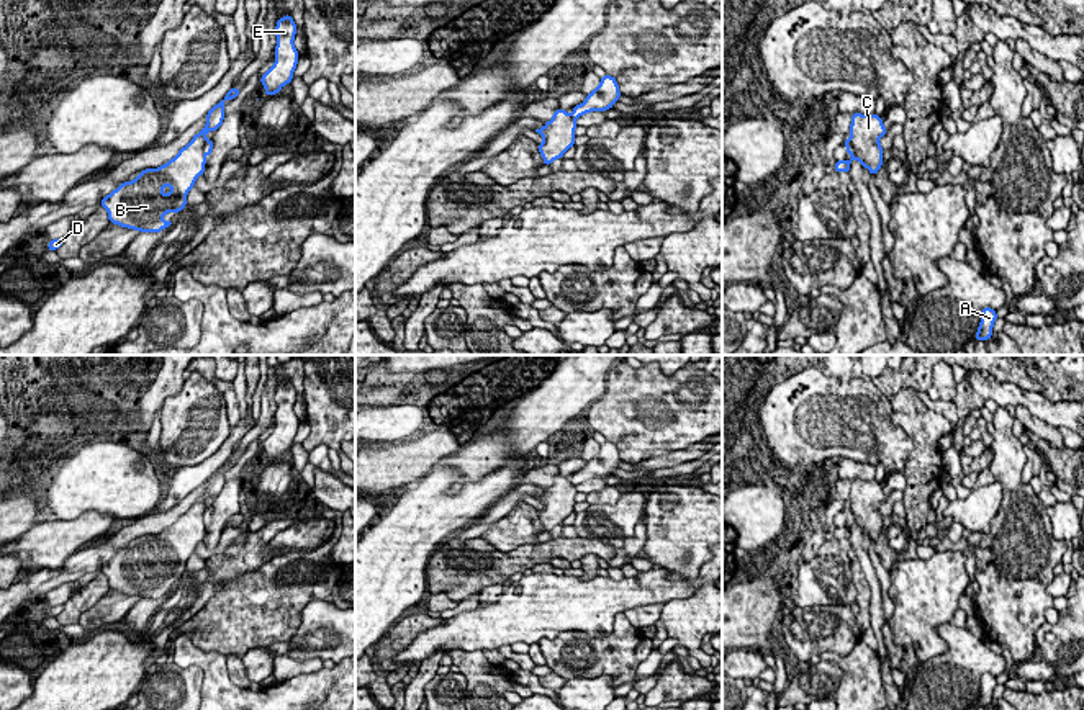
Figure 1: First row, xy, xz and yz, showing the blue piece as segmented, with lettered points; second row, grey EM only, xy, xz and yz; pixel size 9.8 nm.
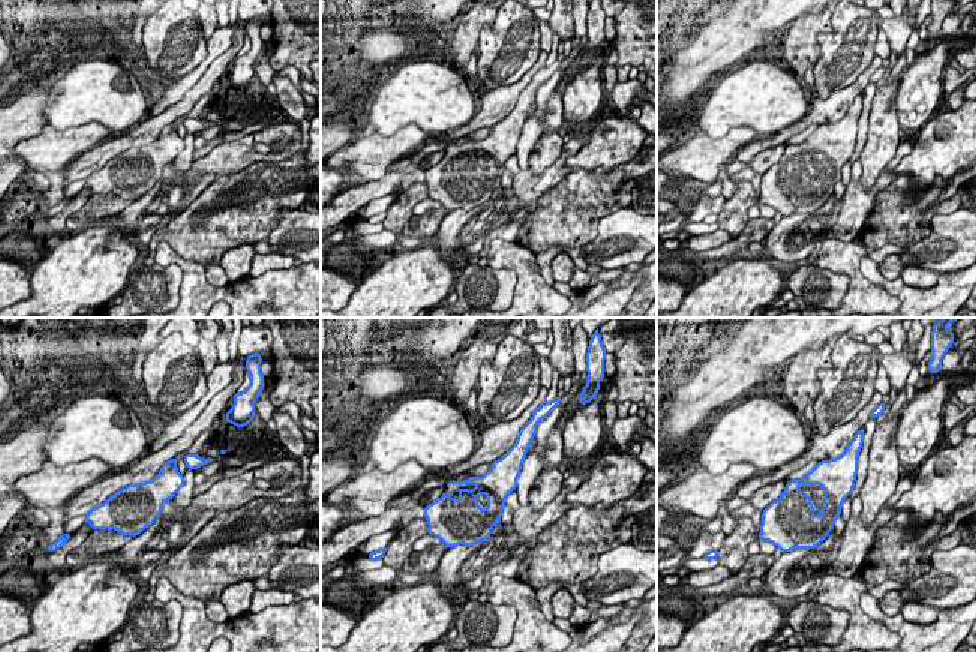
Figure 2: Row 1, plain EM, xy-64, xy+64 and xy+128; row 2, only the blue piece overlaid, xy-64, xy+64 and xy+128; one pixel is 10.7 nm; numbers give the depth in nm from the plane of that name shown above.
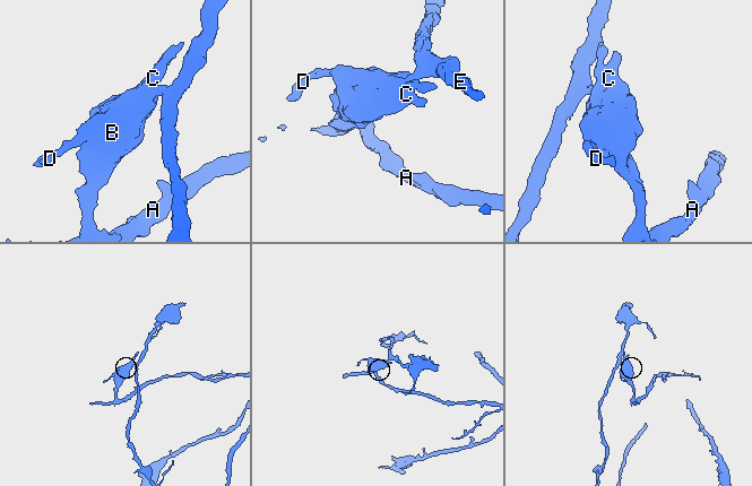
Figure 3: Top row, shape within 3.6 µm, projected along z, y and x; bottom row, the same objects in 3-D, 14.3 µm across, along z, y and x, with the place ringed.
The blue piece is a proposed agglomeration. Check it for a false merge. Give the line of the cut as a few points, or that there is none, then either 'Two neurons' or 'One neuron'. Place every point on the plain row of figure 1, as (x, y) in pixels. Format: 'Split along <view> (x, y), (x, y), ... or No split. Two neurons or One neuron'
Split along xz (569, 481), (573, 486). Two neurons

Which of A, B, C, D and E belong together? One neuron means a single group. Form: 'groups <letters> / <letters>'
groups A B C D / E

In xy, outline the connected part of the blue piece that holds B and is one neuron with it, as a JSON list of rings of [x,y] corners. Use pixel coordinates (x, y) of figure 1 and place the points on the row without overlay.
[[[231,453],[226,463],[206,479],[205,494],[174,525],[157,535],[141,537],[134,548],[123,548],[102,566],[100,571],[106,576],[110,589],[152,600],[172,591],[162,582],[185,576],[187,559],[205,540],[206,499],[219,496],[226,483],[224,468],[234,466],[239,458],[241,455]]]

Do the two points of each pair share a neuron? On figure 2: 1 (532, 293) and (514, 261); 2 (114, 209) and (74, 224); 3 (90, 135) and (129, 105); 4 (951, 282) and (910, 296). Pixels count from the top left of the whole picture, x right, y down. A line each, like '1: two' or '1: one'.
1: one
2: one
3: two
4: one

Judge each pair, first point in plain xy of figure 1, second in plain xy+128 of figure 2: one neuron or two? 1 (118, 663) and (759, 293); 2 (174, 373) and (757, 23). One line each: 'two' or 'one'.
1: one
2: two

